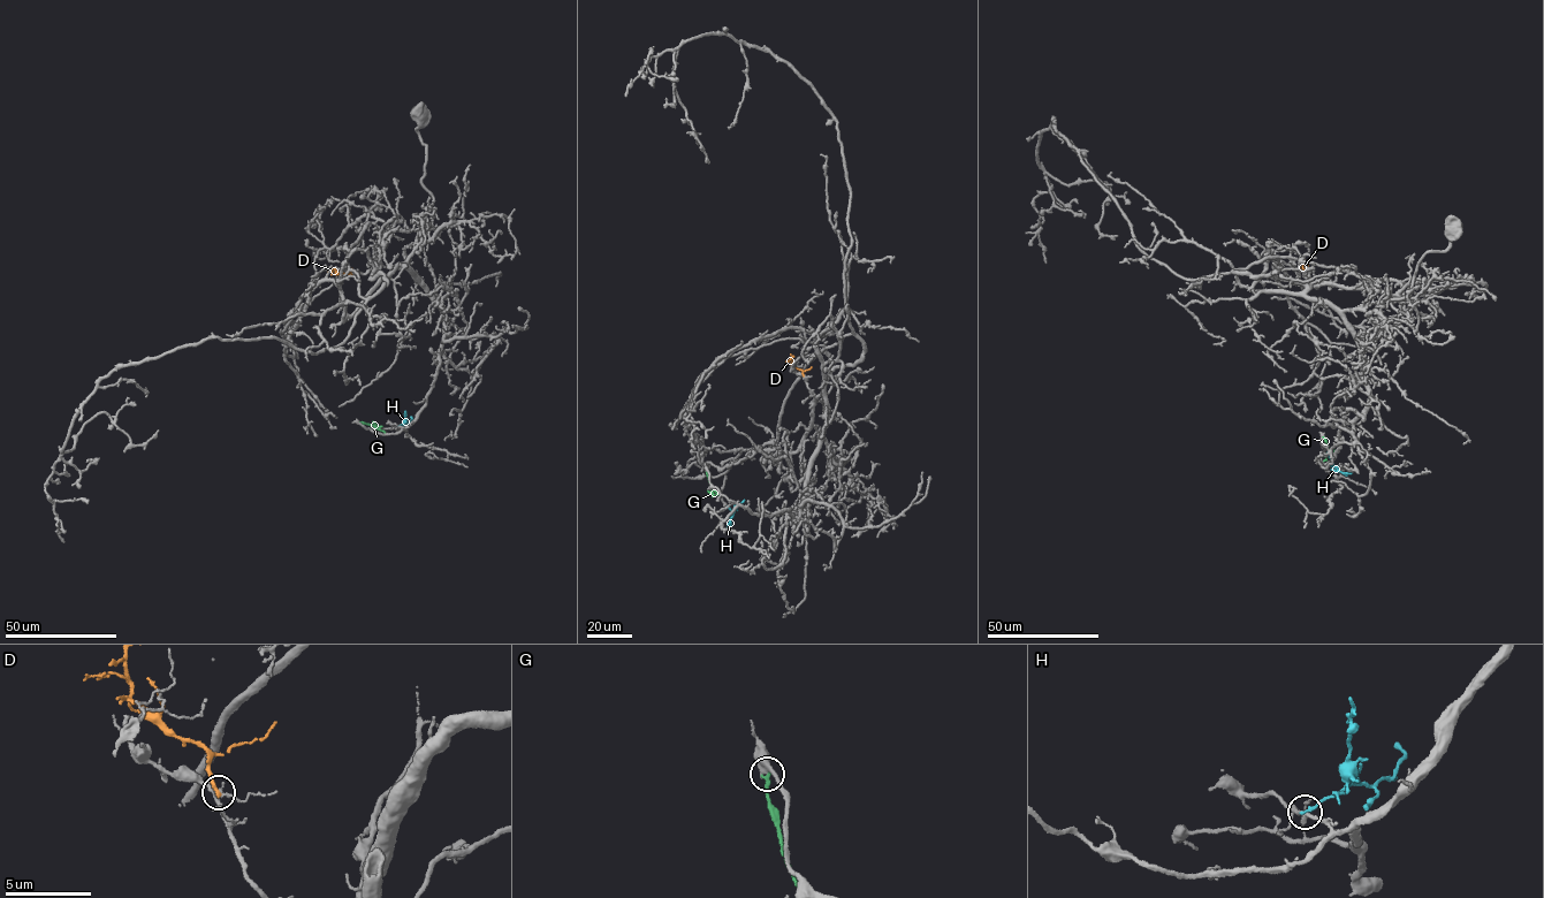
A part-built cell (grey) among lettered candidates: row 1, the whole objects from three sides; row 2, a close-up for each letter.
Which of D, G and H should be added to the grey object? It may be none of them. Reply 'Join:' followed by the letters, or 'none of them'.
Join: none of them

